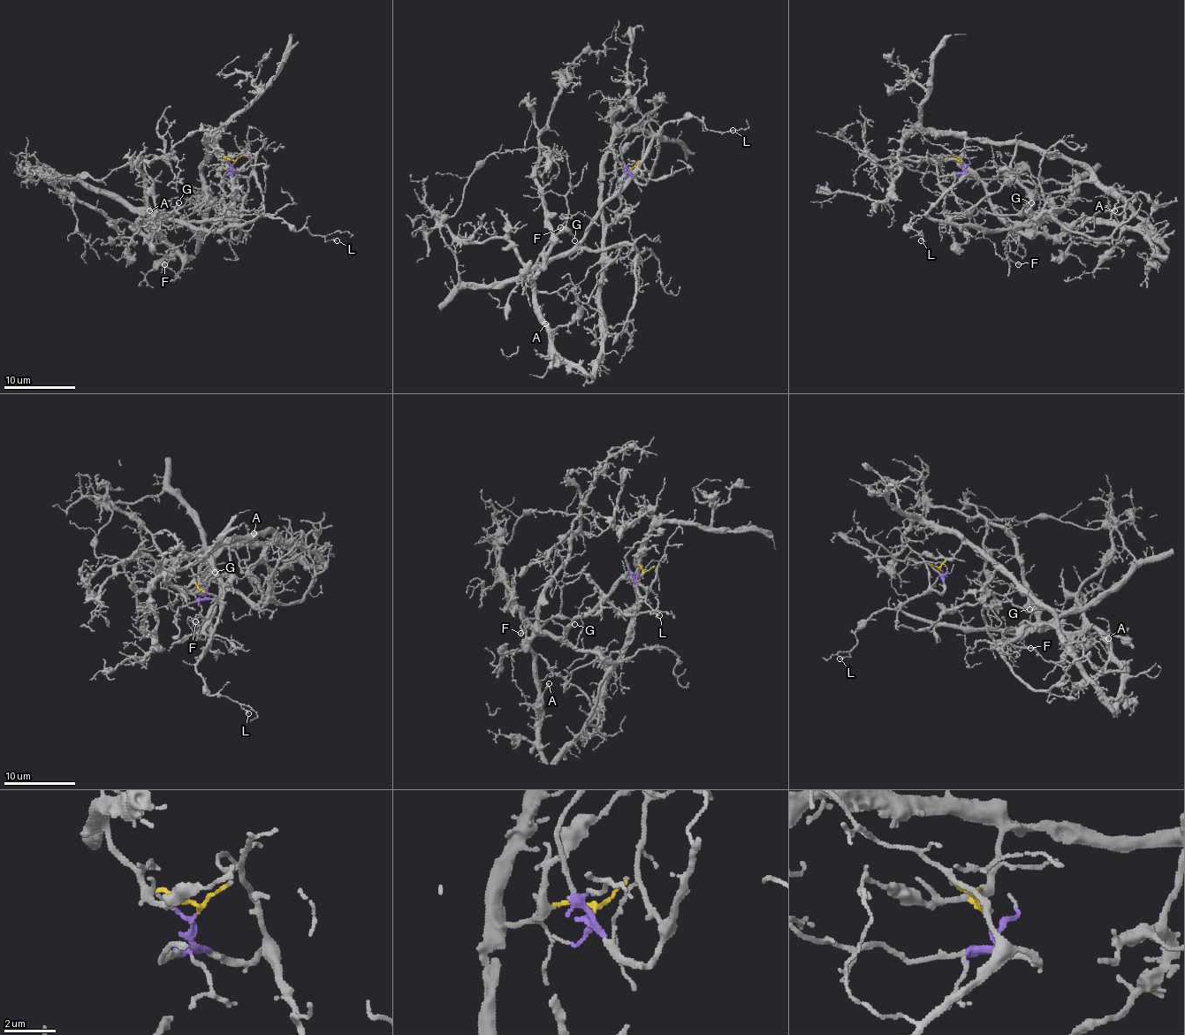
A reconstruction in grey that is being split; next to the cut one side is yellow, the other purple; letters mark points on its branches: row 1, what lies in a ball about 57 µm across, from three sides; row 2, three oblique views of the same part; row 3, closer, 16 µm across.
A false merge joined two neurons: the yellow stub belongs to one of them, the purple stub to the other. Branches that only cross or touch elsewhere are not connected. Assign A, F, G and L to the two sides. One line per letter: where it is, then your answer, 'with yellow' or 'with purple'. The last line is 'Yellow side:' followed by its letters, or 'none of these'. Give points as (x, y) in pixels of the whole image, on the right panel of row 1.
A: (1114, 210) | with yellow
F: (1018, 264) | with purple
G: (1031, 202) | with purple
L: (921, 240) | with purple
Yellow side: A

